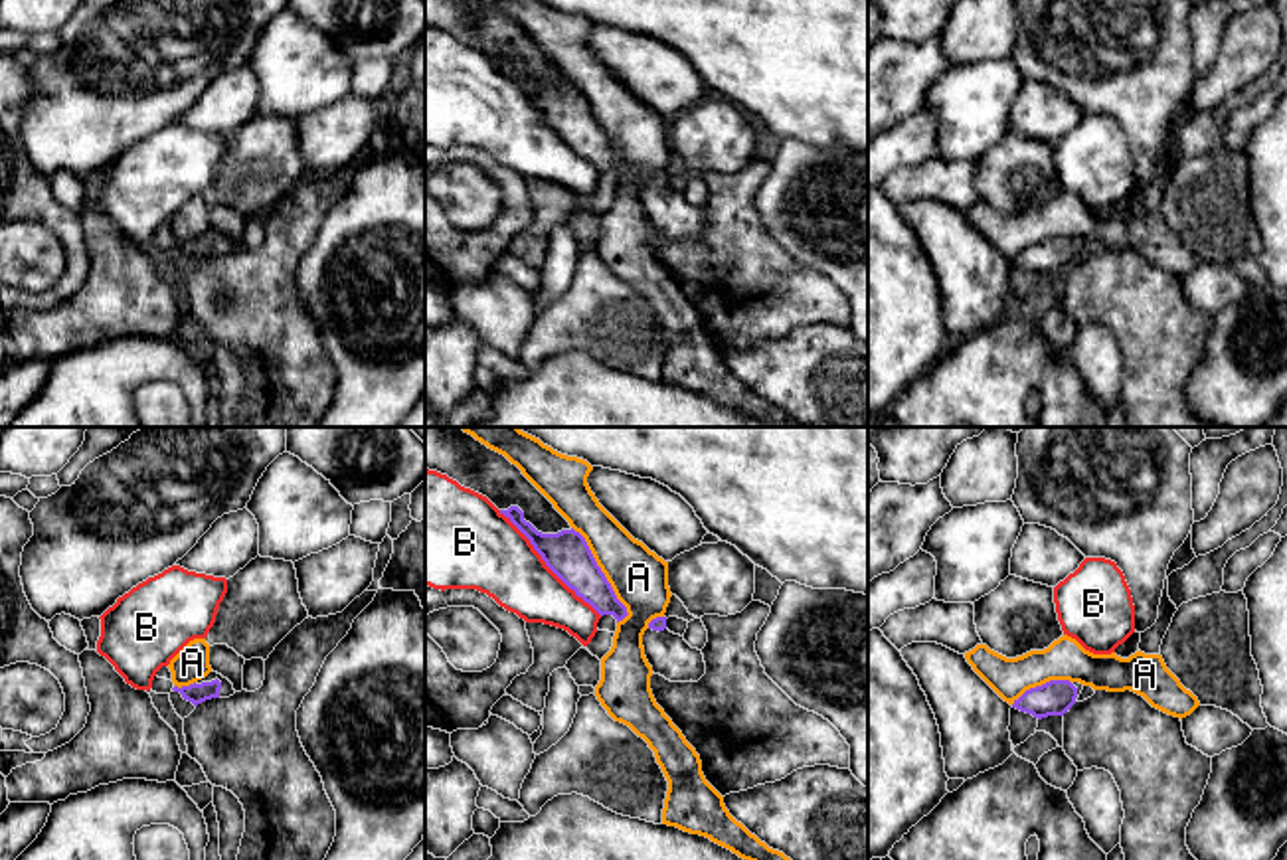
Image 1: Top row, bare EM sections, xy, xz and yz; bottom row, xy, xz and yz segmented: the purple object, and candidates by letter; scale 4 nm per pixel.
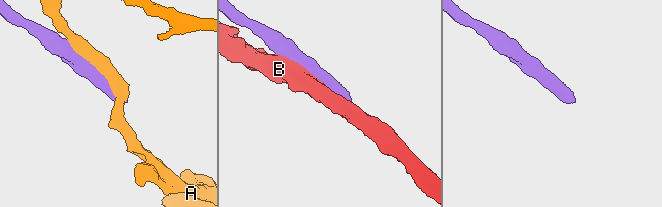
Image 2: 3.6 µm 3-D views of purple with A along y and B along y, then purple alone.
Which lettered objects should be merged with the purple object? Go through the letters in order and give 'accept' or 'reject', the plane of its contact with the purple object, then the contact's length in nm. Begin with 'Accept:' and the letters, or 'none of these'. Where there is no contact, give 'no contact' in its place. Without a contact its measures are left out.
Accept: none of these
A: reject | xz | 440 nm
B: reject | xz | 600 nm

